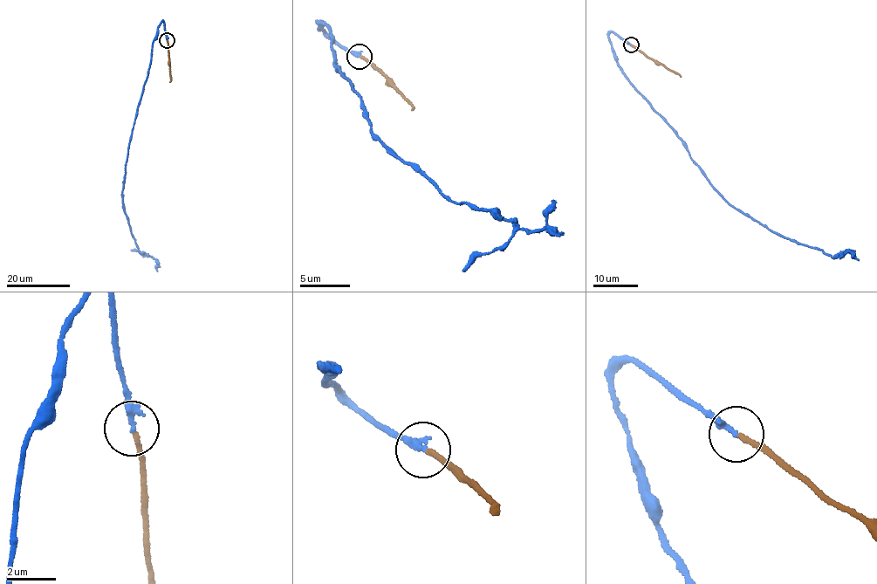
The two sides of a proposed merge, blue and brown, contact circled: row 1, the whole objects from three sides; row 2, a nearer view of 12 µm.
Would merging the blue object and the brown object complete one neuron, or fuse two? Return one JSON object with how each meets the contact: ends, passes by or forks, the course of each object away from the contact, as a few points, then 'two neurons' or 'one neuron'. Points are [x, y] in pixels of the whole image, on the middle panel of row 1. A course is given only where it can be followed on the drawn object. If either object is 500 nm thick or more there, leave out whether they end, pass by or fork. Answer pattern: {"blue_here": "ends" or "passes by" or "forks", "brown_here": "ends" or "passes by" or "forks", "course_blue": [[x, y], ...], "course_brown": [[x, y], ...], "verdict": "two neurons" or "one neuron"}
{"blue_here": "ends", "brown_here": "ends", "course_blue": [[358, 57], [330, 40], [317, 19], [387, 154], [442, 197], [511, 222], [510, 237], [462, 271]], "course_brown": [[360, 58], [386, 78], [386, 85], [402, 94], [412, 111]], "verdict": "one neuron"}

